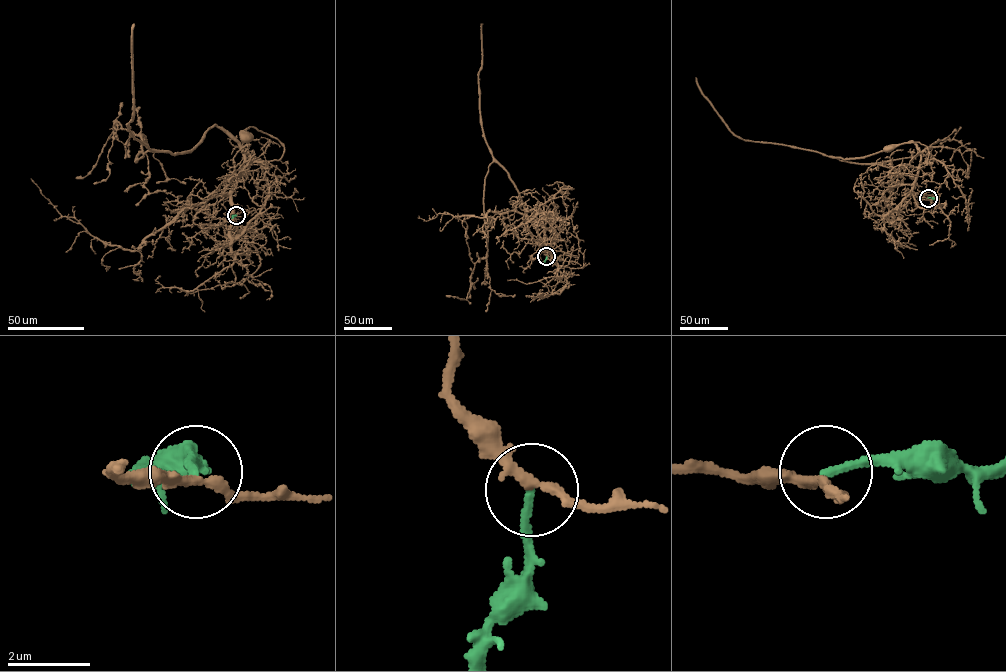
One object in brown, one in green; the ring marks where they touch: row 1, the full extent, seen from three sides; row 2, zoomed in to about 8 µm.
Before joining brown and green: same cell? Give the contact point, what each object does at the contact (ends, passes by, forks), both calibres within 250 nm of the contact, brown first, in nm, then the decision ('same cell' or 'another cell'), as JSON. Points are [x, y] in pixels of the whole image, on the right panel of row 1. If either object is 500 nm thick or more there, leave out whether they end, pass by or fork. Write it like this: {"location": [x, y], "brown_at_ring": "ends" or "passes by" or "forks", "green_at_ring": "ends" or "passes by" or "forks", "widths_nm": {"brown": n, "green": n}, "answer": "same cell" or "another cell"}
{"location": [928, 198], "brown_at_ring": "passes by", "green_at_ring": "ends", "widths_nm": {"brown": 240, "green": 180}, "answer": "another cell"}

